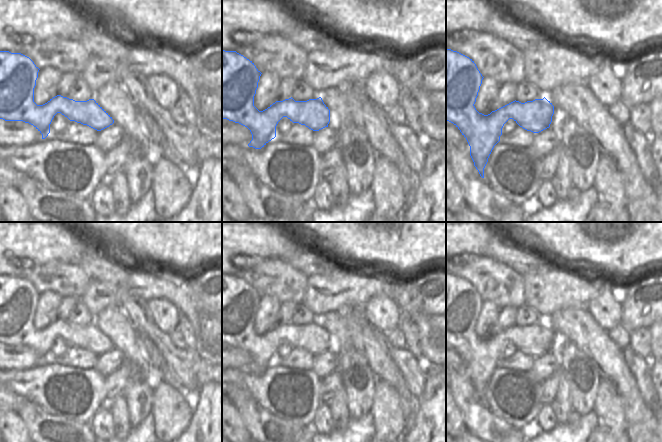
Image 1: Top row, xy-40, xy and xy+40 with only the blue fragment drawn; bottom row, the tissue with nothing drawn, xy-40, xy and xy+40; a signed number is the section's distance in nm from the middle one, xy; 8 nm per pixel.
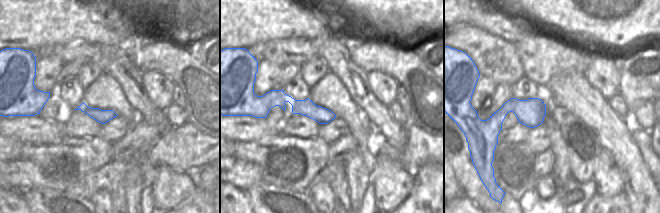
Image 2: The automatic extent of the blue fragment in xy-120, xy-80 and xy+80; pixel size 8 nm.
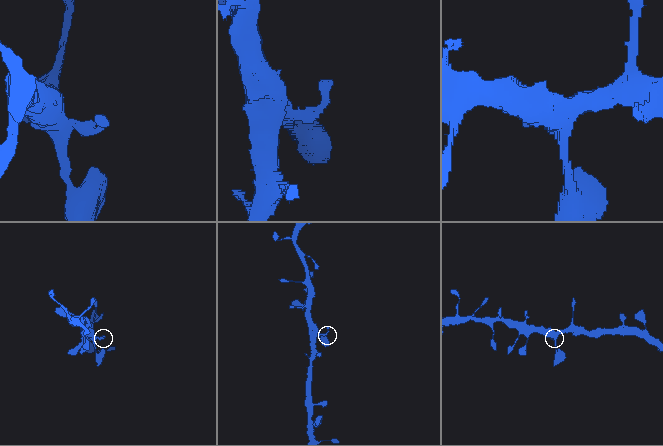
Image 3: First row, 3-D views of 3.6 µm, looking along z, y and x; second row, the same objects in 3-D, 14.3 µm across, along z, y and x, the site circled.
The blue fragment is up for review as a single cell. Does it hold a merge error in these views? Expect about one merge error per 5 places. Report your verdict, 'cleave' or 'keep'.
keep

